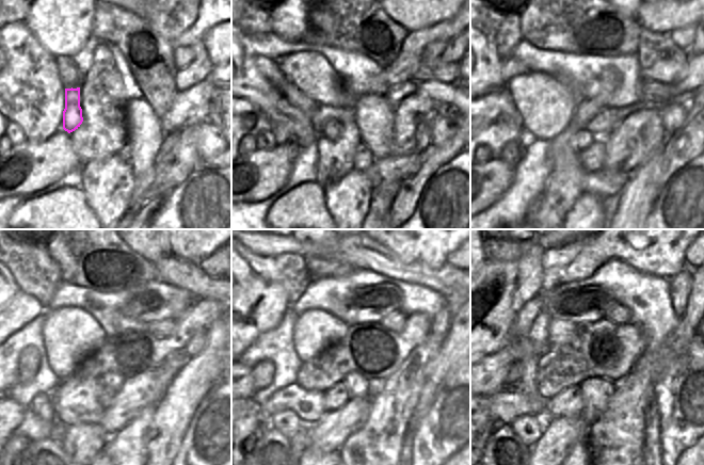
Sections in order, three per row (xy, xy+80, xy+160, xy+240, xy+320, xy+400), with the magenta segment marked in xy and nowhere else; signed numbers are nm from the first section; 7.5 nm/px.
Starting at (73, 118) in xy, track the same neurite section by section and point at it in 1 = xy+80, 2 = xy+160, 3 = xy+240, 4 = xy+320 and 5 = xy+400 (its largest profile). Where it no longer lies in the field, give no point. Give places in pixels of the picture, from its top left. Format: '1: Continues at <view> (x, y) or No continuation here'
1: Continues at xy+80 (325, 121)
2: Continues at xy+160 (582, 139)
3: Continues at xy+240 (113, 380)
4: Continues at xy+320 (357, 386)
5: Continues at xy+400 (596, 391)

